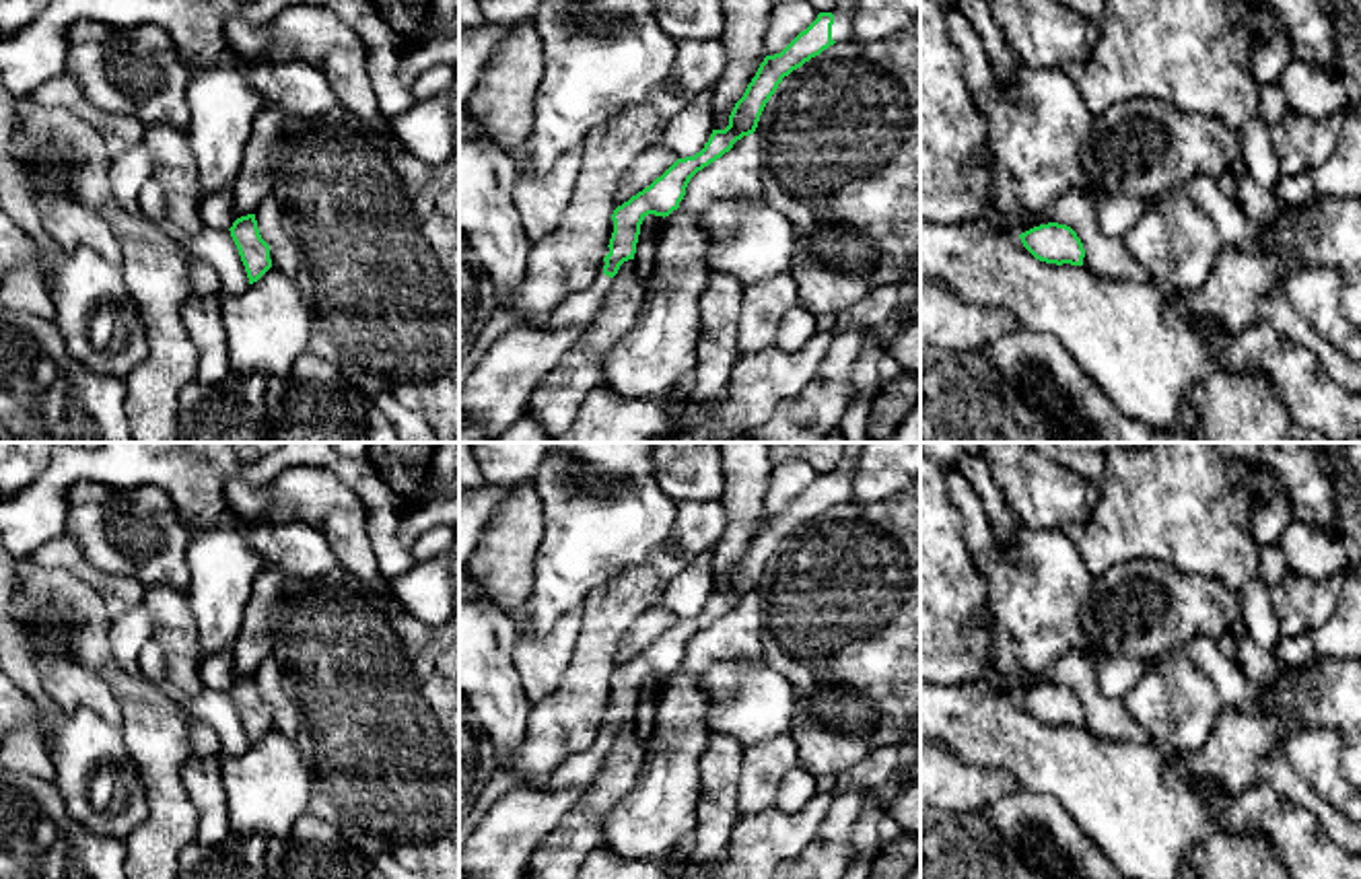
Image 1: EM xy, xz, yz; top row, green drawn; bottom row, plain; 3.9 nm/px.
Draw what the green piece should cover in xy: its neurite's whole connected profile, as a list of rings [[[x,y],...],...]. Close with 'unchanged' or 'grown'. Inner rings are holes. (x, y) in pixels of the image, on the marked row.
[[[255,214],[241,216],[229,228],[245,266],[249,284],[257,282],[270,268],[270,245],[261,239]]]; unchanged

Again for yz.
[[[1058,222],[1034,226],[1019,235],[1023,247],[1040,261],[1083,266],[1085,249],[1077,233]]]; unchanged

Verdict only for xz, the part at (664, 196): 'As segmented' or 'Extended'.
Extended

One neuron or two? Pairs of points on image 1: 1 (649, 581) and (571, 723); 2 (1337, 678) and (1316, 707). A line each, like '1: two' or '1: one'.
1: one
2: one

